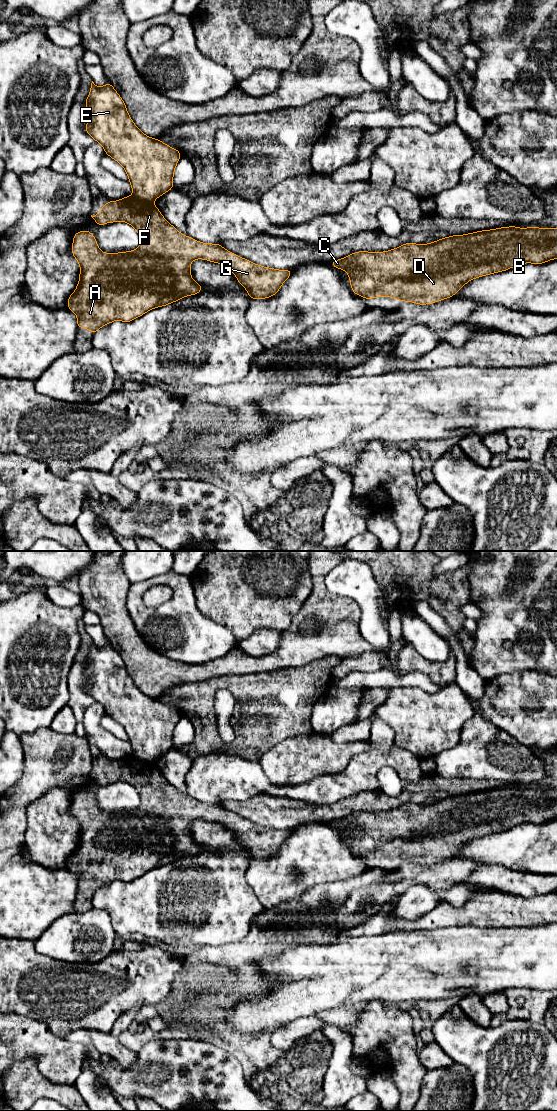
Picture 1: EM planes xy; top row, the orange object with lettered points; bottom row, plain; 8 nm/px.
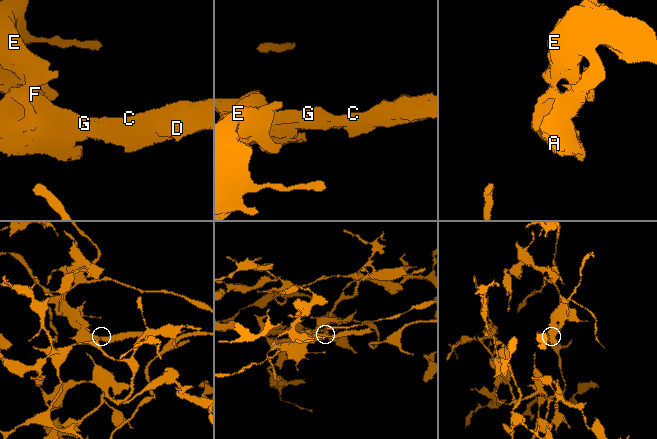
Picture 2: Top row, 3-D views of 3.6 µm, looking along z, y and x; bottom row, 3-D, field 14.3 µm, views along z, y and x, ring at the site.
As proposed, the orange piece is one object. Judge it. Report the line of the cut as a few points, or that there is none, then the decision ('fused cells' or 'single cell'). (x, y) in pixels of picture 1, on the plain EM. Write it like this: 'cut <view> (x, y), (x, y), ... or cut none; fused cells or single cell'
cut xy (132, 755), (144, 761), (152, 762); fused cells

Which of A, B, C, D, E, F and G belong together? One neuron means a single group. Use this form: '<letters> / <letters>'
A B C D F G / E

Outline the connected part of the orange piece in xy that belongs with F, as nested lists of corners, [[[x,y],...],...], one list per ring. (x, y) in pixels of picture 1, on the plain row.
[[[133,755],[108,761],[99,773],[91,777],[102,786],[107,782],[126,782],[135,788],[141,799],[136,810],[104,813],[91,792],[83,790],[73,796],[72,815],[80,824],[80,835],[76,850],[67,863],[68,868],[77,875],[78,888],[89,889],[92,895],[116,880],[131,882],[156,867],[198,854],[203,847],[192,839],[190,830],[195,819],[219,823],[232,831],[250,859],[275,855],[291,836],[292,830],[263,827],[224,809],[221,804],[201,803],[181,794],[162,776],[153,762],[144,762]]]

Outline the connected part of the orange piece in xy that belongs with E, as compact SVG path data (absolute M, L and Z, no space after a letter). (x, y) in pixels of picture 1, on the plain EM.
M92 641L90 654L86 658L85 674L88 678L86 692L103 706L105 714L123 726L133 756L144 762L154 762L173 749L173 735L181 716L180 711L140 691L129 676L124 661L110 643L97 647Z

